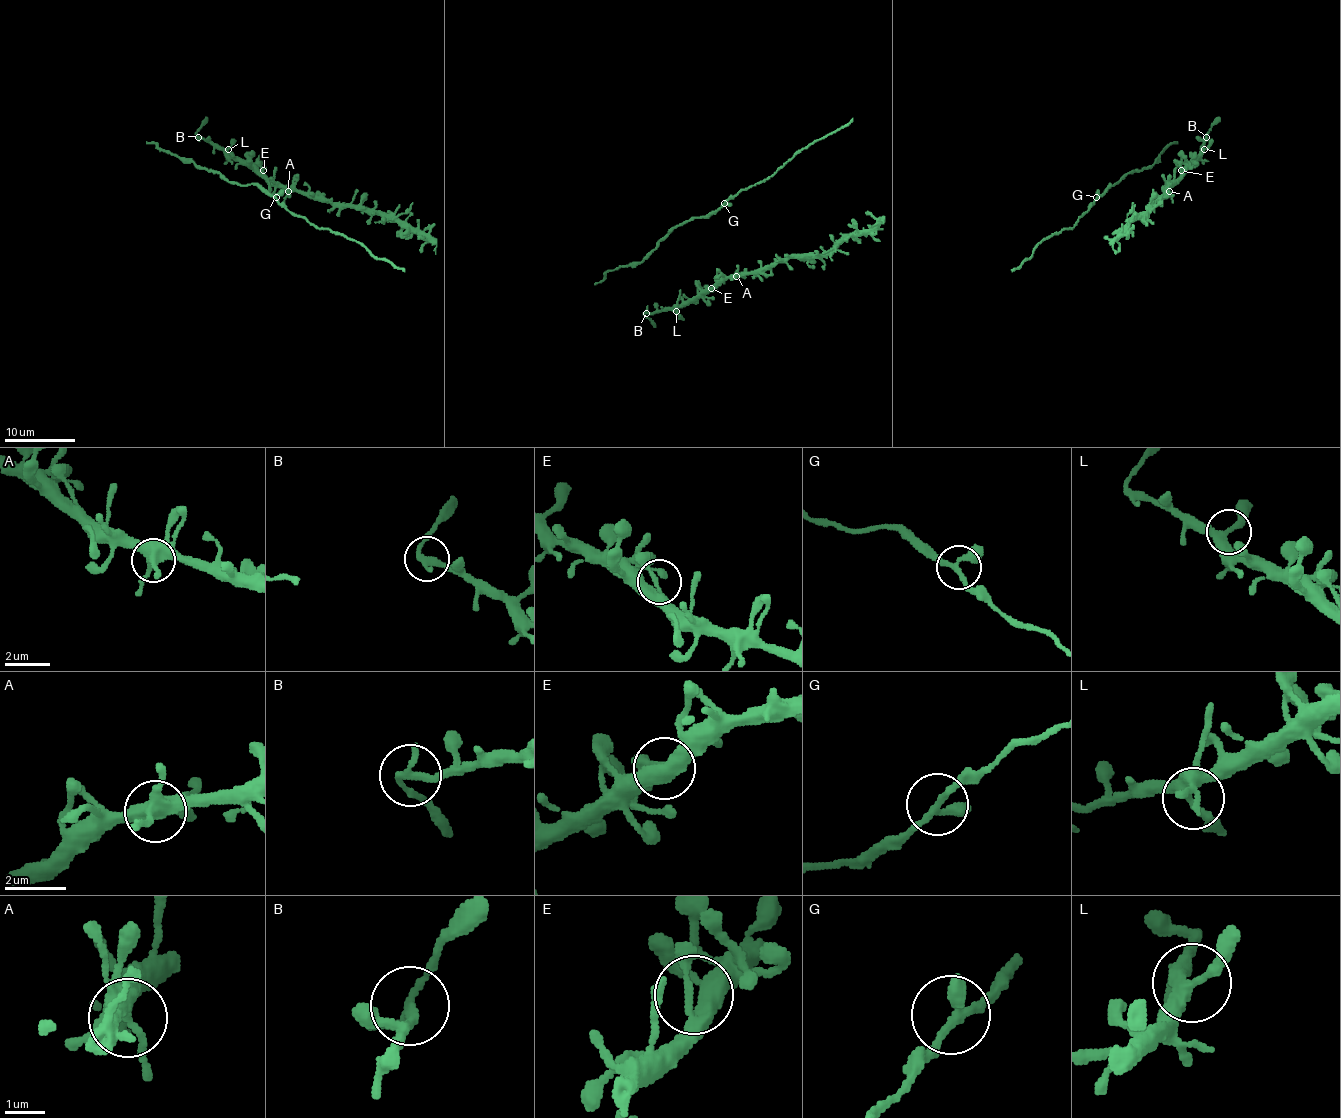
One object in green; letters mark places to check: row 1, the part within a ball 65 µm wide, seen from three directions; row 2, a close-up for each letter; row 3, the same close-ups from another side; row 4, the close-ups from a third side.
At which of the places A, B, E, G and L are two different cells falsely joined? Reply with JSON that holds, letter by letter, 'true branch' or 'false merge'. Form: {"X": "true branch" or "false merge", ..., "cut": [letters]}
{"A": "true branch", "B": "true branch", "E": "true branch", "G": "true branch", "L": "true branch", "cut": []}

